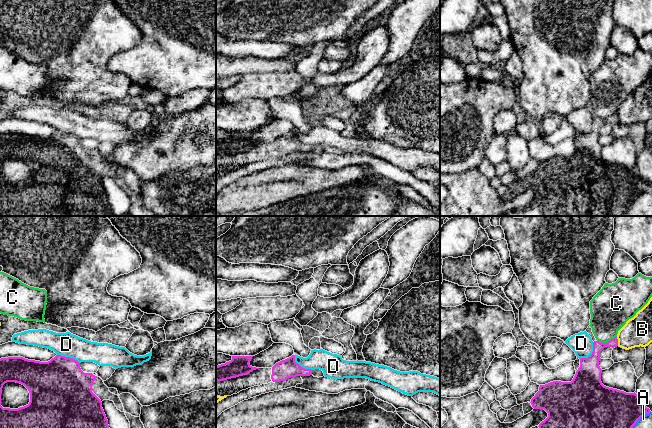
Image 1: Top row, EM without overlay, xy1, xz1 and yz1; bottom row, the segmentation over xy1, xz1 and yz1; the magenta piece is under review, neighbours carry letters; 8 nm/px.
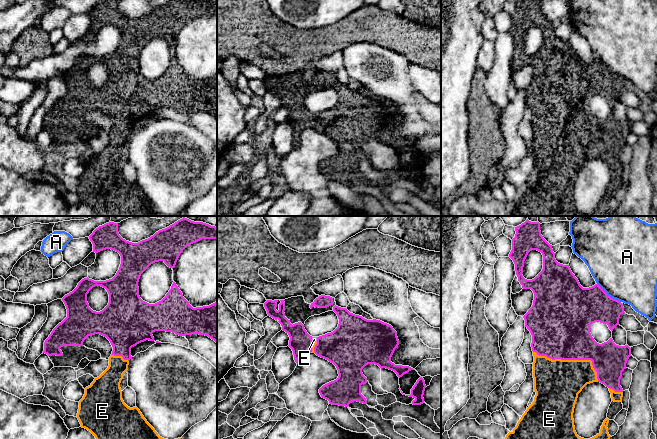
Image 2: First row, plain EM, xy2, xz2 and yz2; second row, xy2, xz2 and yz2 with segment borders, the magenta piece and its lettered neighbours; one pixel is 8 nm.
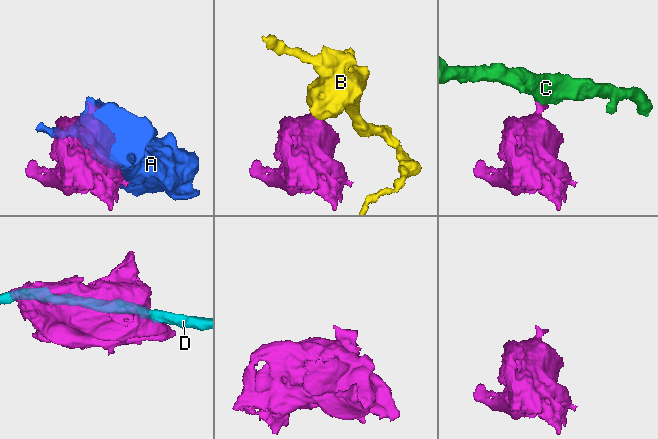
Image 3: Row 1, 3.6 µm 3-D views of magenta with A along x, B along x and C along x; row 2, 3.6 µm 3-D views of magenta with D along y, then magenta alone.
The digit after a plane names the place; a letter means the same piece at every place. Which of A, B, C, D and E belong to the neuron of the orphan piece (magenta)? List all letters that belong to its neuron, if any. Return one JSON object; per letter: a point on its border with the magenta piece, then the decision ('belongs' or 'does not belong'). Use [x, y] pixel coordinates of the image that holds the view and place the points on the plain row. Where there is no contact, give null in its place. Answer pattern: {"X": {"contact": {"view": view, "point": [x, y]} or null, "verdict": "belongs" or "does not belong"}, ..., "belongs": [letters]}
{"A": {"contact": {"view": "yz1", "point": [635, 199]}, "verdict": "does not belong"}, "B": {"contact": {"view": "yz1", "point": [617, 117]}, "verdict": "does not belong"}, "C": {"contact": {"view": "yz1", "point": [607, 118]}, "verdict": "does not belong"}, "D": {"contact": {"view": "yz1", "point": [591, 130]}, "verdict": "does not belong"}, "E": {"contact": {"view": "yz2", "point": [572, 135]}, "verdict": "belongs"}, "belongs": ["E"]}

